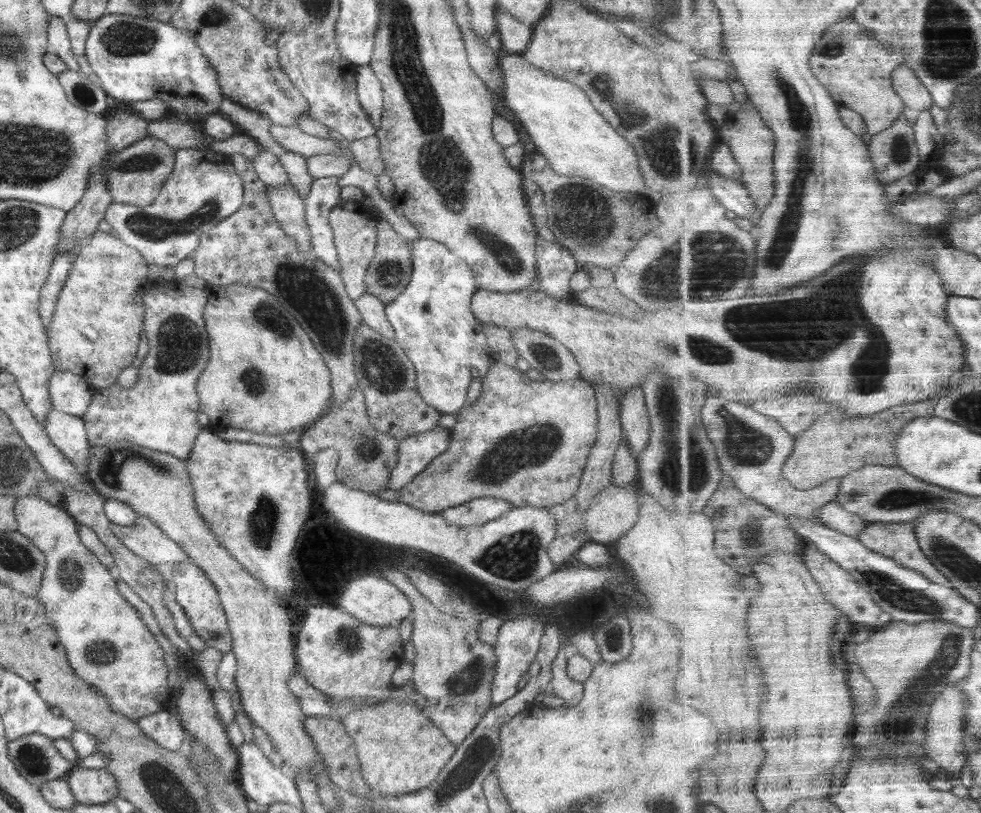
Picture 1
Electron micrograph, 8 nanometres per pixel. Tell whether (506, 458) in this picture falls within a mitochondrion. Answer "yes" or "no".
yes

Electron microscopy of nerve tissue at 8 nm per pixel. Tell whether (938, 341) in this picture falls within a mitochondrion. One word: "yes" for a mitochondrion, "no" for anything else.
no

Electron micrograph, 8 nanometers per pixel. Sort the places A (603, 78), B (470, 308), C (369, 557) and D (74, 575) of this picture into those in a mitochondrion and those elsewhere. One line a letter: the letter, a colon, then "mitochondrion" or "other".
A: mitochondrion
B: other
C: other
D: mitochondrion

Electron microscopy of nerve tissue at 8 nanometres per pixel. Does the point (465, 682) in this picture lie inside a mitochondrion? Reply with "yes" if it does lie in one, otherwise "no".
yes

